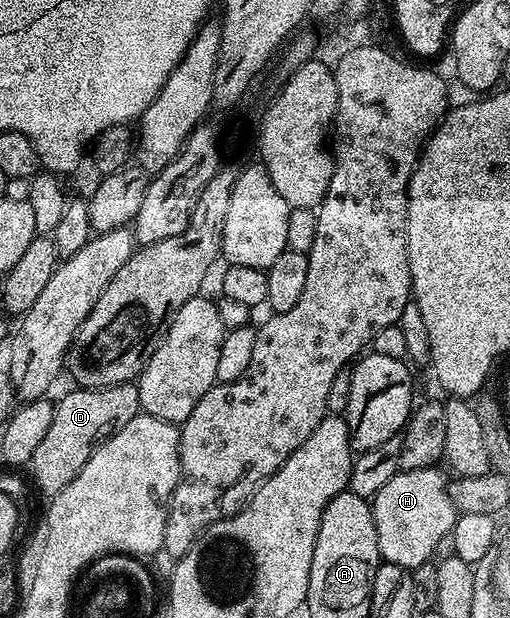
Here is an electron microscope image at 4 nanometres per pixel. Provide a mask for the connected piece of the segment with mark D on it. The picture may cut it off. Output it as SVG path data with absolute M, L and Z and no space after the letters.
M135 383L104 389L76 387L69 391L69 395L65 395L65 399L56 401L53 423L37 451L33 451L29 466L31 477L36 487L44 493L44 498L50 499L65 491L65 487L77 479L81 467L89 463L95 450L114 433L121 431L121 427L125 427L125 423L129 423L129 419L136 417L139 412L139 387Z

